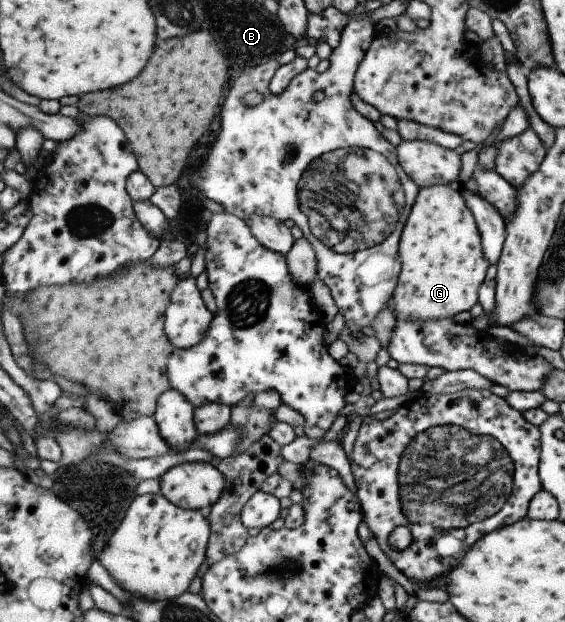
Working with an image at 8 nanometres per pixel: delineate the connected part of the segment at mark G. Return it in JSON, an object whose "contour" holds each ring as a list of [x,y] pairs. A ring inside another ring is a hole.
{"contour":[[[442,183],[434,187],[421,188],[403,233],[400,253],[403,272],[400,285],[389,303],[398,319],[428,321],[453,318],[462,311],[470,311],[476,303],[480,303],[480,292],[487,281],[492,263],[483,246],[483,232],[479,221],[471,206],[467,204],[461,186]]]}

